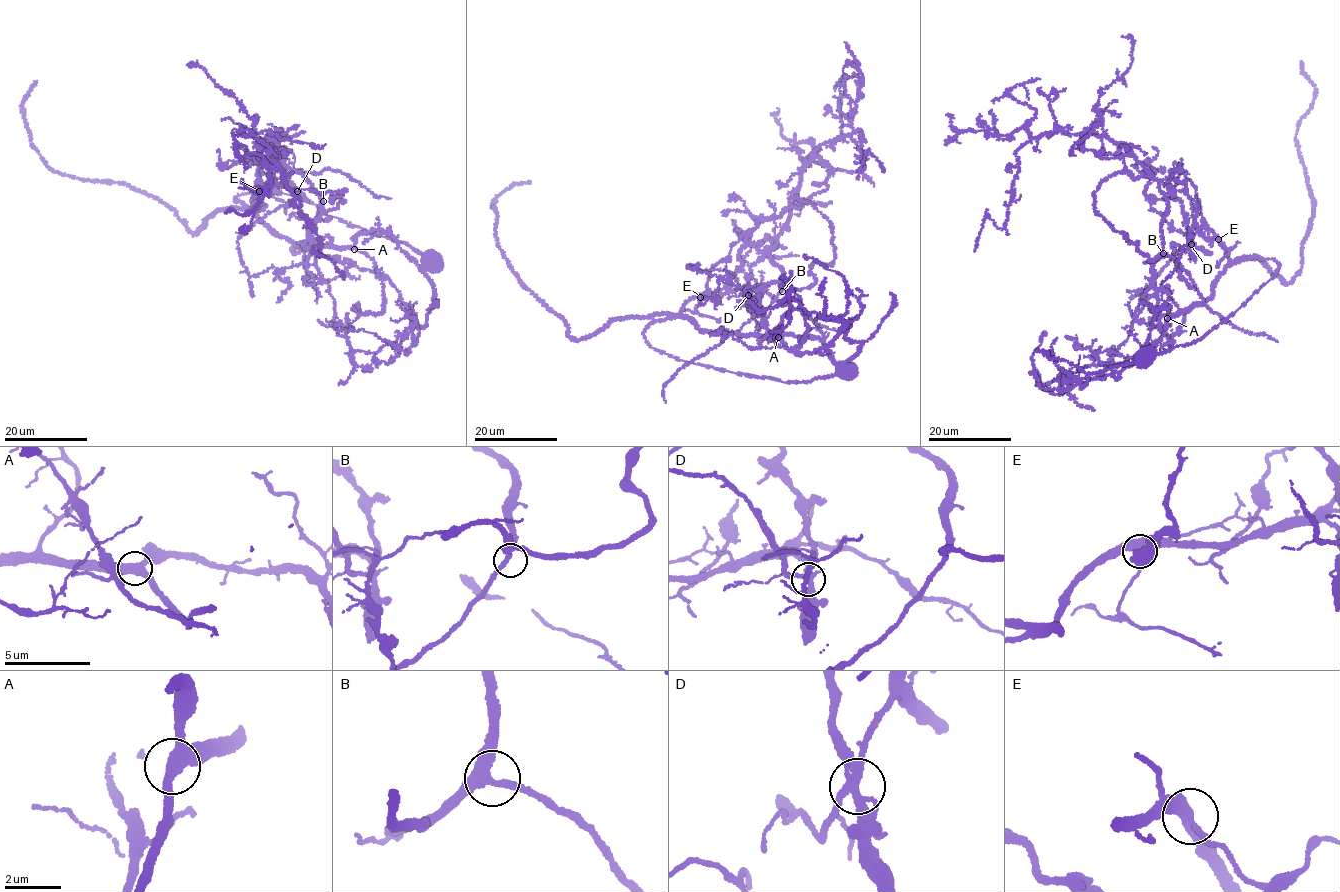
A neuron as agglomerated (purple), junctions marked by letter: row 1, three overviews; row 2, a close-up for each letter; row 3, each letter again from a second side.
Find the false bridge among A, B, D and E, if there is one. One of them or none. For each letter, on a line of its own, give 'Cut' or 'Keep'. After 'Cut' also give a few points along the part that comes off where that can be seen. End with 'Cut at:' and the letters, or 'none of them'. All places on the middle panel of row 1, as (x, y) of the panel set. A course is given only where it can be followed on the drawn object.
A: Keep
B: Keep
D: Cut. Course of the part to remove: (748, 296), (753, 244), (782, 270), (749, 293), (777, 345), (825, 348), (848, 292), (802, 258)
E: Keep
Cut at: D

